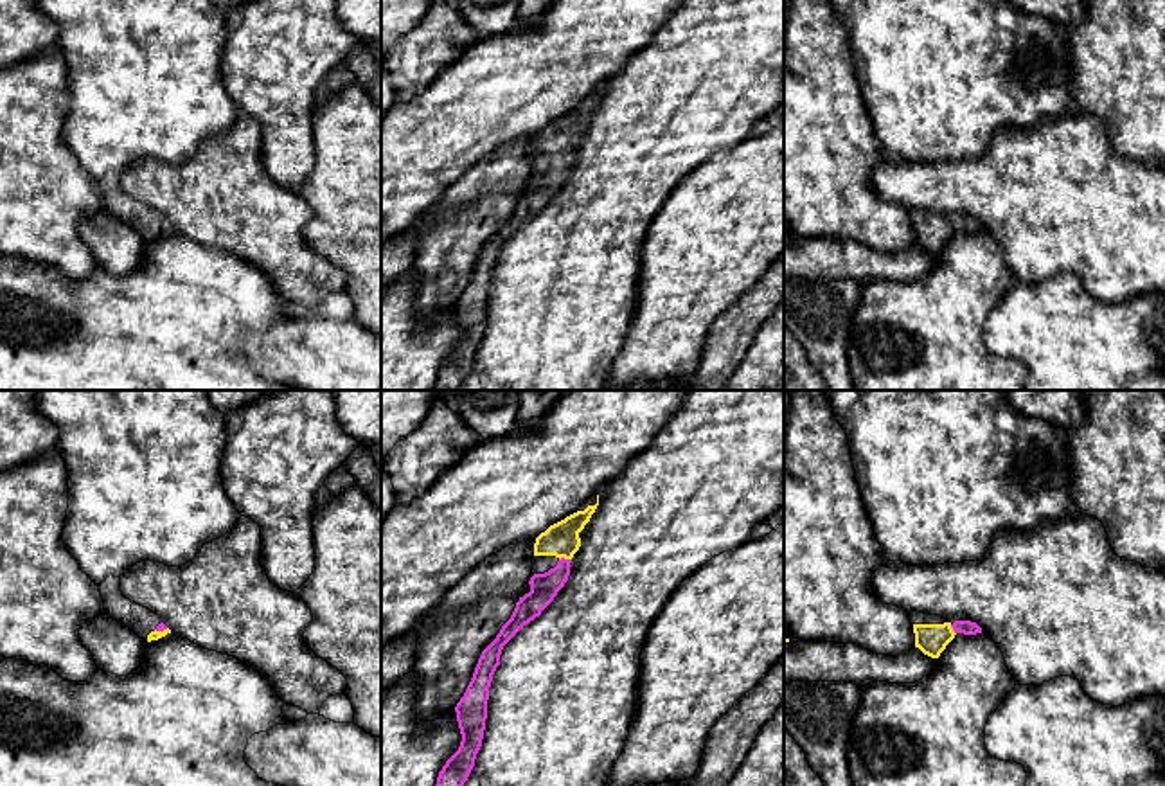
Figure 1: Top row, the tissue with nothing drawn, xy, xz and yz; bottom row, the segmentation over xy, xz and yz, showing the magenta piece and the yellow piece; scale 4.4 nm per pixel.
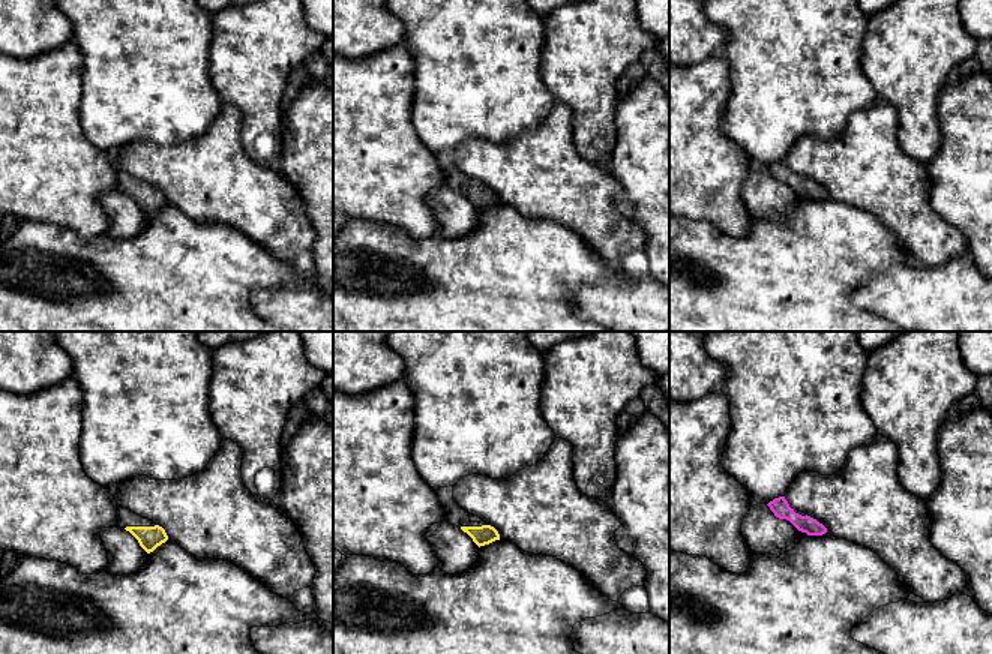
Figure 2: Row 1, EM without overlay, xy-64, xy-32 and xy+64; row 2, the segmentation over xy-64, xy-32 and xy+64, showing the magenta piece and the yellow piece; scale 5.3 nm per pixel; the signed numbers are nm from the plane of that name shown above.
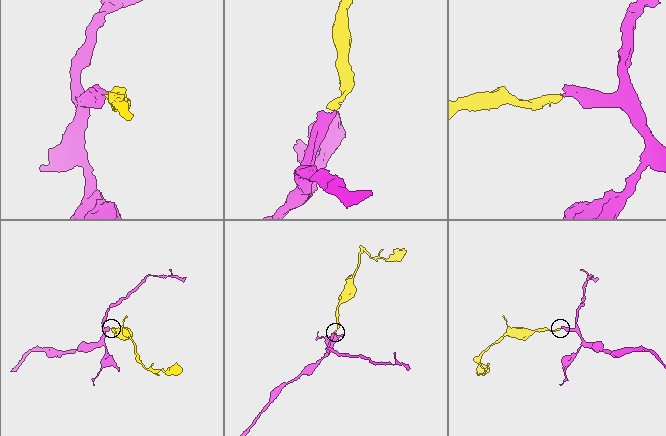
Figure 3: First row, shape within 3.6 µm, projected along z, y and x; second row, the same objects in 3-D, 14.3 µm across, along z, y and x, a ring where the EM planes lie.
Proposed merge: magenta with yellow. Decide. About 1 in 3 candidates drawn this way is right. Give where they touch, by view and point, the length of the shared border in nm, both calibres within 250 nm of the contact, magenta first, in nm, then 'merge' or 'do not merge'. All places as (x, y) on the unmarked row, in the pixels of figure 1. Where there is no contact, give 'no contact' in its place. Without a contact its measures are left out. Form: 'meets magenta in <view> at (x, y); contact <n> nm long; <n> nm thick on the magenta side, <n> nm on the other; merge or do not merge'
meets magenta in xz at (563, 155); contact 50 nm long; 130 nm thick on the magenta side, 160 nm on the other; merge

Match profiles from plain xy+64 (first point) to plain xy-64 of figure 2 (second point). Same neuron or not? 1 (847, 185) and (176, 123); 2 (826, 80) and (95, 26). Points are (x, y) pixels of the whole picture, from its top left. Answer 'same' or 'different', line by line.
1: different
2: same

